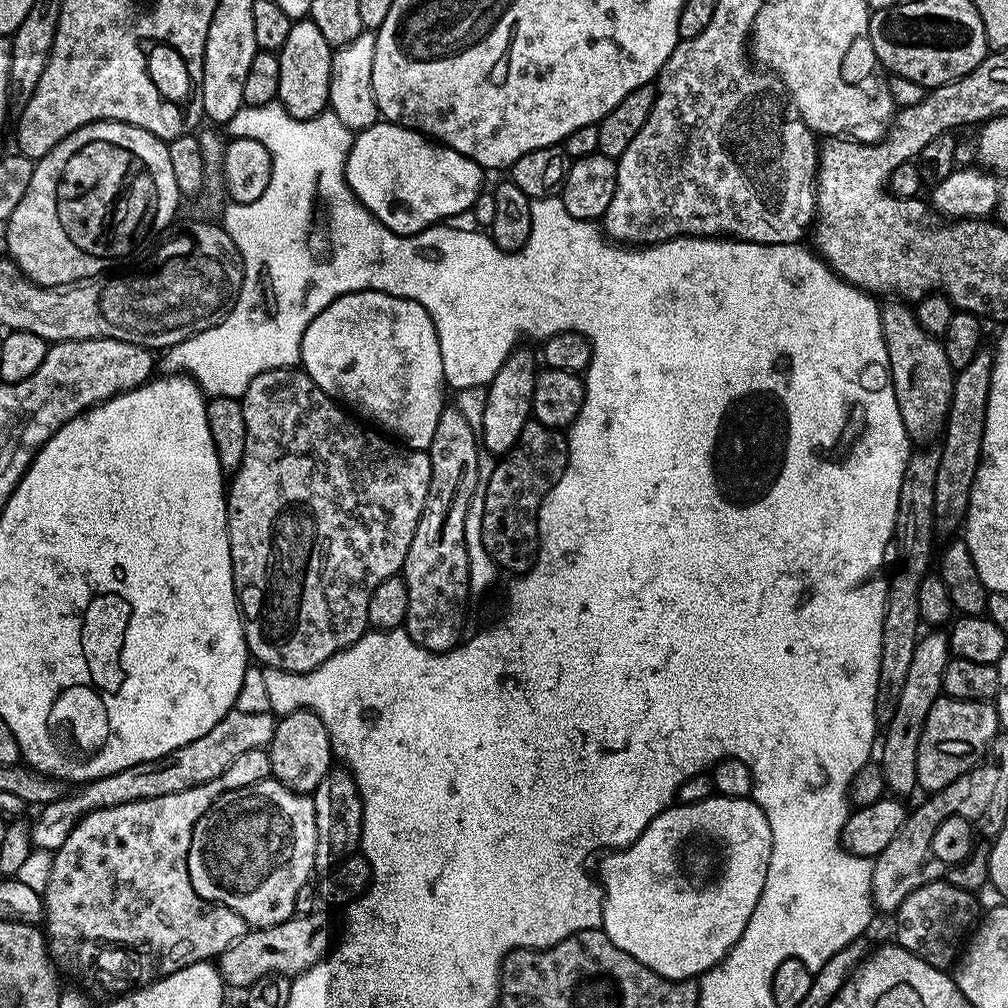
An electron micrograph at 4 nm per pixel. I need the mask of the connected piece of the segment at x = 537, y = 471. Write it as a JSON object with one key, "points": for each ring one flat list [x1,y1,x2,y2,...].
{"points":[[534,418,522,426,517,444,497,459,496,469,486,486,482,514,482,546,486,546,486,554,494,558,497,569,523,574,536,564,536,555,540,553,540,507,548,491,562,478,567,461,567,435]]}

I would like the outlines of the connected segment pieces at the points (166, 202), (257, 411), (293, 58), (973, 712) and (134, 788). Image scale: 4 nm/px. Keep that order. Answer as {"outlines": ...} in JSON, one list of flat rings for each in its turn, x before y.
{"outlines":[[[99,120,74,130,74,134,62,138,62,142,58,142,58,146,54,146,54,150,50,150,42,159,33,163,30,186,26,186,26,194,22,197,22,202,18,202,14,214,10,214,10,218,6,221,5,228,8,228,4,232,4,240,8,243,6,252,26,276,44,288,63,288,69,284,79,284,82,280,96,278,107,273,111,269,108,268,111,264,126,259,139,244,147,242,148,236,162,231,175,218,176,207,180,203,182,203,182,197,178,190,178,182,174,182,167,143,146,130,136,128,133,124,123,124,117,120]],[[299,367,266,370,266,374,258,374,258,378,250,382,242,397,242,418,246,418,246,454,227,485,226,495,232,577,236,587,236,599,240,605,240,615,244,621,244,640,248,643,249,653,255,659,257,656,261,660,257,661,264,668,309,672,322,662,326,662,326,658,330,658,334,653,358,642,358,638,369,631,370,594,374,594,378,582,397,575,403,569,404,559,410,550,410,542,414,538,414,530,424,513,424,503,430,486,430,458,427,451,406,448,379,431,369,430,359,419,349,415,337,401,327,396,308,377,308,373]],[[310,18,293,23,290,34,278,53,280,58,278,100,294,118,309,120,328,108,333,51,332,45,326,42,326,38,322,38,322,30,318,30,318,26,314,26]],[[941,694,940,697,934,702,934,706,930,706,930,714,926,714,926,722,922,726,922,738,918,742,918,762,916,763,916,783,921,789,925,788,925,793,931,794,942,790,946,786,950,786,950,782,954,782,962,774,966,774,977,764,981,763,984,758,984,753,988,750,988,745,996,739,998,729,1000,728,1000,719,996,713,996,705,992,702,985,702,982,700,959,700,953,696,945,696]],[[233,710,225,714,214,730,202,734,202,738,194,738,194,742,162,758,154,758,138,766,126,766,126,770,87,781,74,790,76,792,71,791,62,799,43,805,37,811,40,813,30,827,31,847,55,853,62,842,70,838,70,830,74,830,76,823,94,810,106,810,110,806,122,806,126,802,138,802,146,798,162,798,162,794,178,794,178,790,190,790,190,786,202,786,202,782,218,778,232,765,234,758,242,758,246,750,267,749,268,743,274,738,276,722,277,717,271,711,242,714]]]}

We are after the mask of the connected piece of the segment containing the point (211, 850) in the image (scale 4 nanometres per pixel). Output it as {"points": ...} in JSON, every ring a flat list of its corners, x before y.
{"points":[[275,778,259,780,222,794,214,806,198,818,188,851,190,882,202,898,234,910,234,914,248,923,249,929,278,926,292,919,297,891,313,879,315,845,316,823,311,795,290,790]]}

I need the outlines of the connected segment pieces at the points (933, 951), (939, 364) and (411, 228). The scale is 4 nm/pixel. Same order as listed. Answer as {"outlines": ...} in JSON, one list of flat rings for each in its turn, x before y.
{"outlines":[[[941,878,918,886,918,890,911,892,896,909,894,919,896,919,895,943,901,944,918,958,930,962,930,966,948,970,953,967,954,961,962,952,961,945,958,946,956,943,960,939,963,941,977,923,978,905,973,893]],[[895,303,881,307,880,321,886,354,892,363,892,385,902,414,902,426,908,432,909,441,935,441,948,421,954,369,946,358,943,343,919,324,915,311,907,303]],[[377,122,355,133,344,176,366,210,377,213,396,235,412,236,424,228,451,221,451,216,465,215,485,187,486,172,466,154,458,154,458,150,447,148,423,132]]]}

